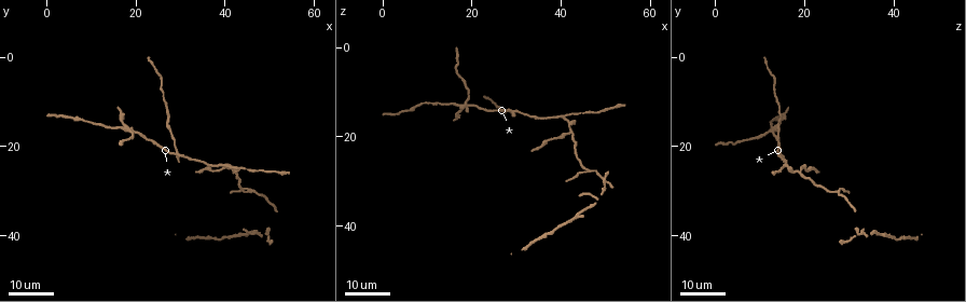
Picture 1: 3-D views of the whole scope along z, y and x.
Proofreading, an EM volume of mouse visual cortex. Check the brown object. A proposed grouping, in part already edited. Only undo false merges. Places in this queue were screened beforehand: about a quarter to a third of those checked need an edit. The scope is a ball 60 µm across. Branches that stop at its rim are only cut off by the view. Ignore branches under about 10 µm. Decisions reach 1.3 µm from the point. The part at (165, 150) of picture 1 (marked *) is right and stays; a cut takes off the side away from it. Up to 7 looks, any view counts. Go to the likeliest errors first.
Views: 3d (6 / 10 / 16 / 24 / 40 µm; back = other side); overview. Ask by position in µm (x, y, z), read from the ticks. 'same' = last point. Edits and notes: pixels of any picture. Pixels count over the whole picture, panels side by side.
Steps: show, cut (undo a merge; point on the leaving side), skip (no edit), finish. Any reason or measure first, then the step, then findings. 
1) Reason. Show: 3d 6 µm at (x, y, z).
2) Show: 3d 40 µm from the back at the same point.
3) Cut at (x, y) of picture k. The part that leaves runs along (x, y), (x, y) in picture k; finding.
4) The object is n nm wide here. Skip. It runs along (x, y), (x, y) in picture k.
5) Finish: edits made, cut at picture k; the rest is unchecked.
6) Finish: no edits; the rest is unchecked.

Small branch off a trunk. Show: 3d 16 µm at (29.5, 21.5, 14.5).

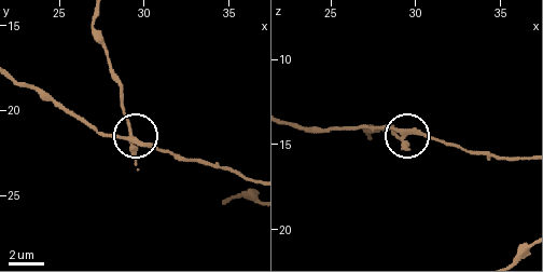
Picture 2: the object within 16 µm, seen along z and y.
Show: 3d 10 µm at (29.1, 21.4, 14.5).

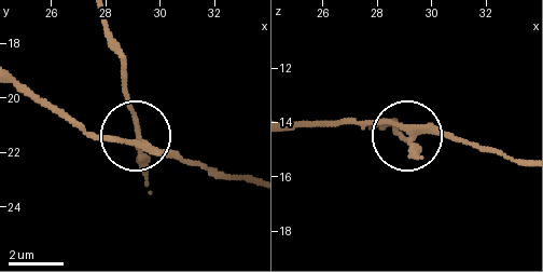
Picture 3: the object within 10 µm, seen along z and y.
4 arms meet here. Cut at (129, 98) of picture 3. A second neuron is stuck on.

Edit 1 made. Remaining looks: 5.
Redraw. Show: overview.

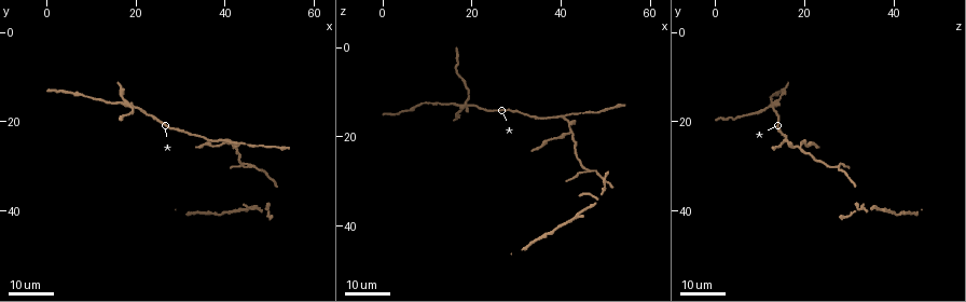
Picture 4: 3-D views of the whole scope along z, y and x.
Four-way junction. Show: 3d 16 µm at (18.5, 17.0, 12.5).

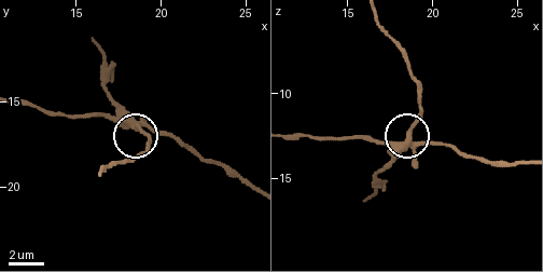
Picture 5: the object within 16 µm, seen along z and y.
Show: 3d 10 µm at (18.4, 16.3, 12.6).

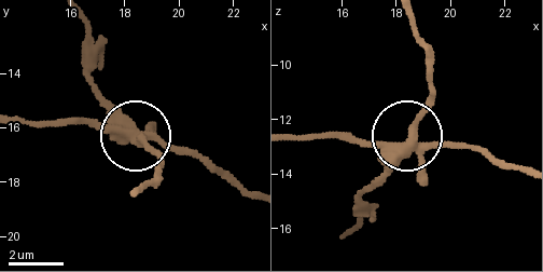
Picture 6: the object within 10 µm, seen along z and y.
Cut at (110, 108) of picture 6. The part that leaves runs along (129, 134), (157, 162), (157, 176), (138, 188) in picture 6; two neurons meet here.

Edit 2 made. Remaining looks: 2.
Finish: edits made, cut at picture 3, cut at picture 6; the rest is unchecked.

